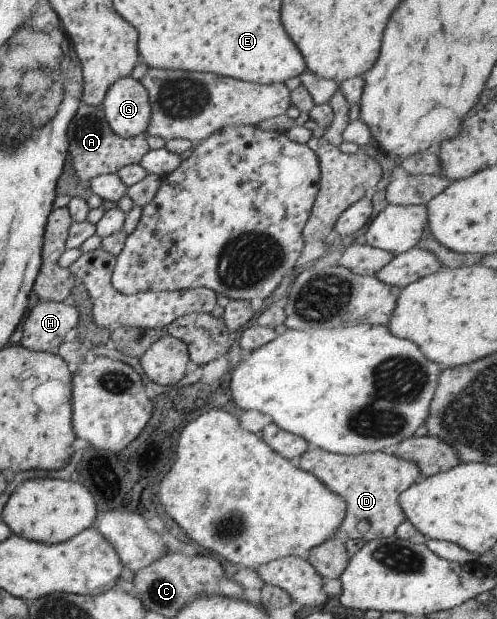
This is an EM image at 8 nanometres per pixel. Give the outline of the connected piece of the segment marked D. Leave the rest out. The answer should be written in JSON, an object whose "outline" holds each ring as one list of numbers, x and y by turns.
{"outline":[[307,447,295,463,346,501,346,516,336,532,342,539,363,538,369,541,393,536,397,526,406,519,398,497,402,491,421,479,418,465,414,461,394,456,391,451,346,456]]}

